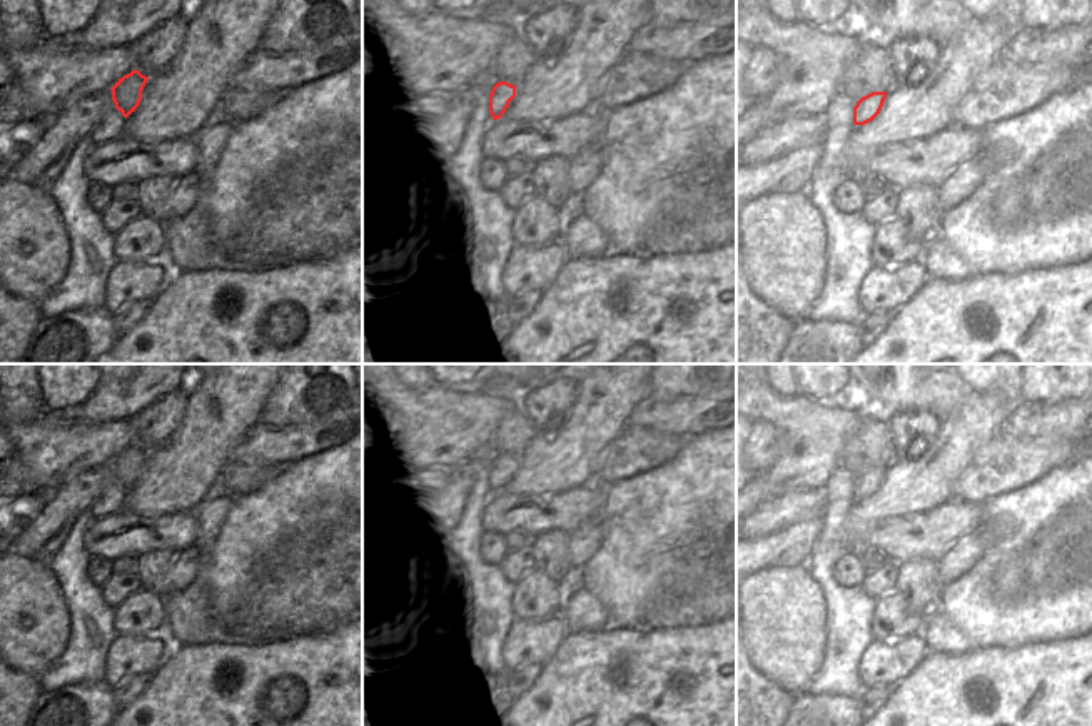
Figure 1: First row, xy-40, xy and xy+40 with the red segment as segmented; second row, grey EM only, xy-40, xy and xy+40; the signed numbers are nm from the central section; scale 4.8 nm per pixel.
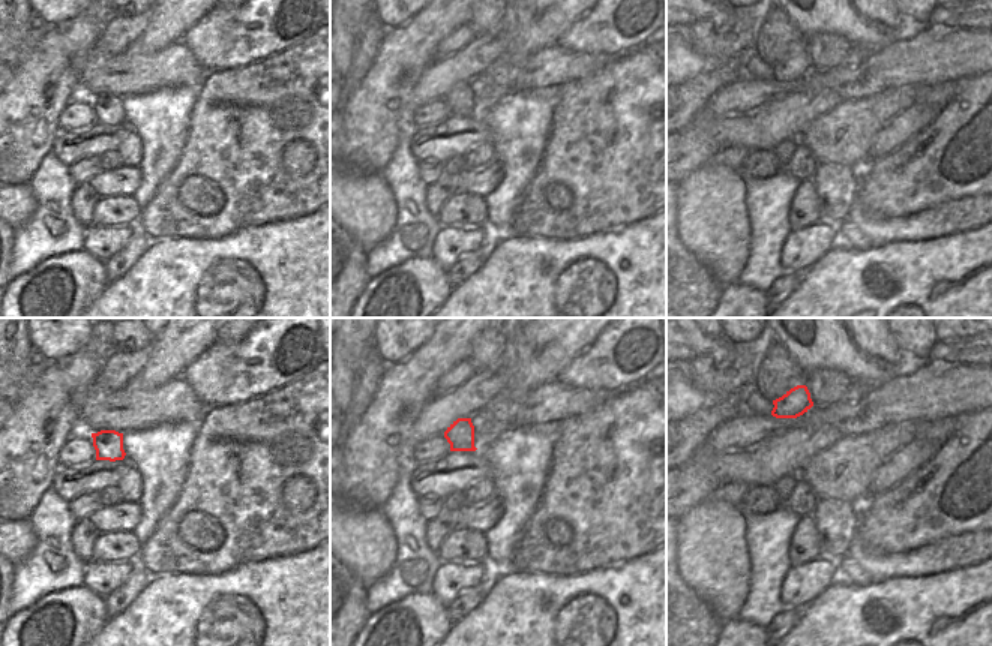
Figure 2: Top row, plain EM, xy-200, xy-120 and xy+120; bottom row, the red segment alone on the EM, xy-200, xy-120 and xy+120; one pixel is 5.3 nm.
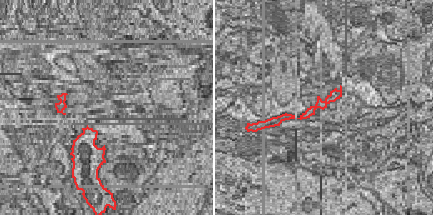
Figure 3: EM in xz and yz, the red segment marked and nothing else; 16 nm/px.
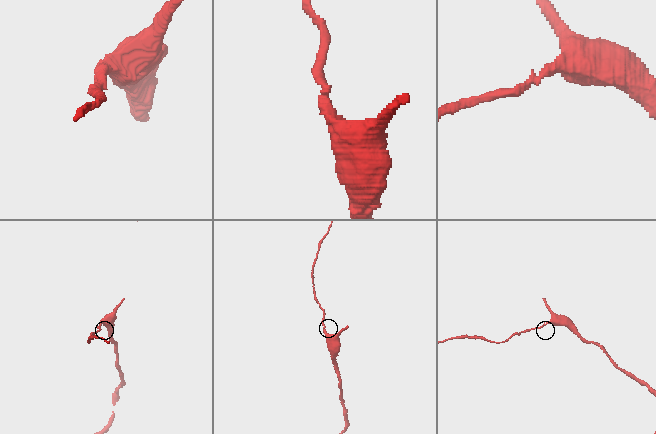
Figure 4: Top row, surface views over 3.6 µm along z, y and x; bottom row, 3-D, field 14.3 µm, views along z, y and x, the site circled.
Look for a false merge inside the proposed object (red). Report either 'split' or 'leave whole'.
leave whole

